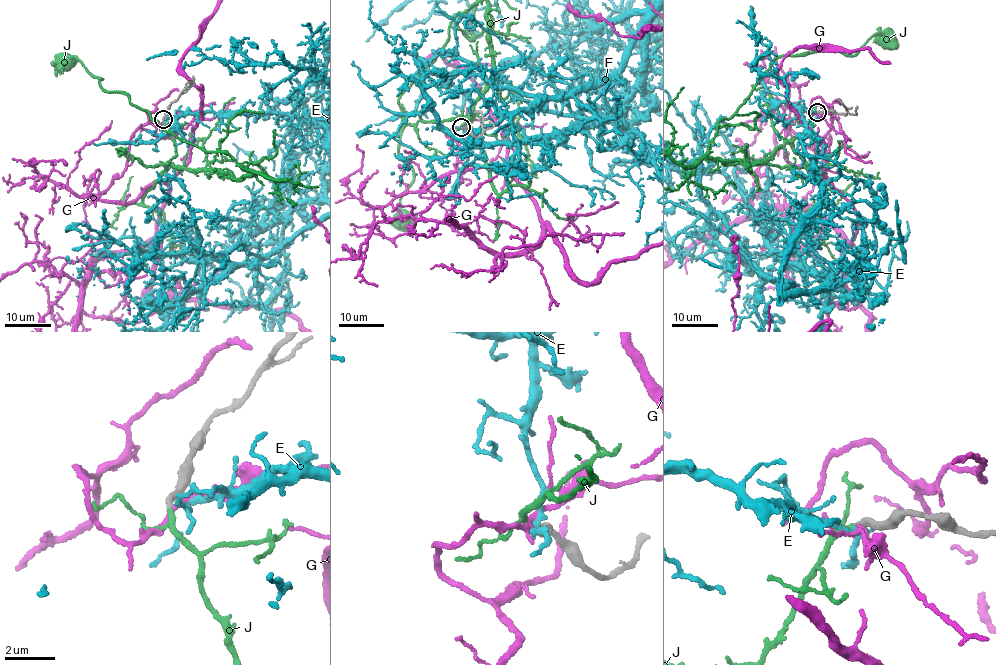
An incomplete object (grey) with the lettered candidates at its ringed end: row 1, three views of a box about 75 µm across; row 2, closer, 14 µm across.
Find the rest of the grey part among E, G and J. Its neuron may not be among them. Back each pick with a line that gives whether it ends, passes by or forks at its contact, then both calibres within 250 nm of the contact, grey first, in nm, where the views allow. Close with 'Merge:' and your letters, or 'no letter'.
J: it passes by; 280 nm thick on the grey side, 170 nm on the other
Merge: J

